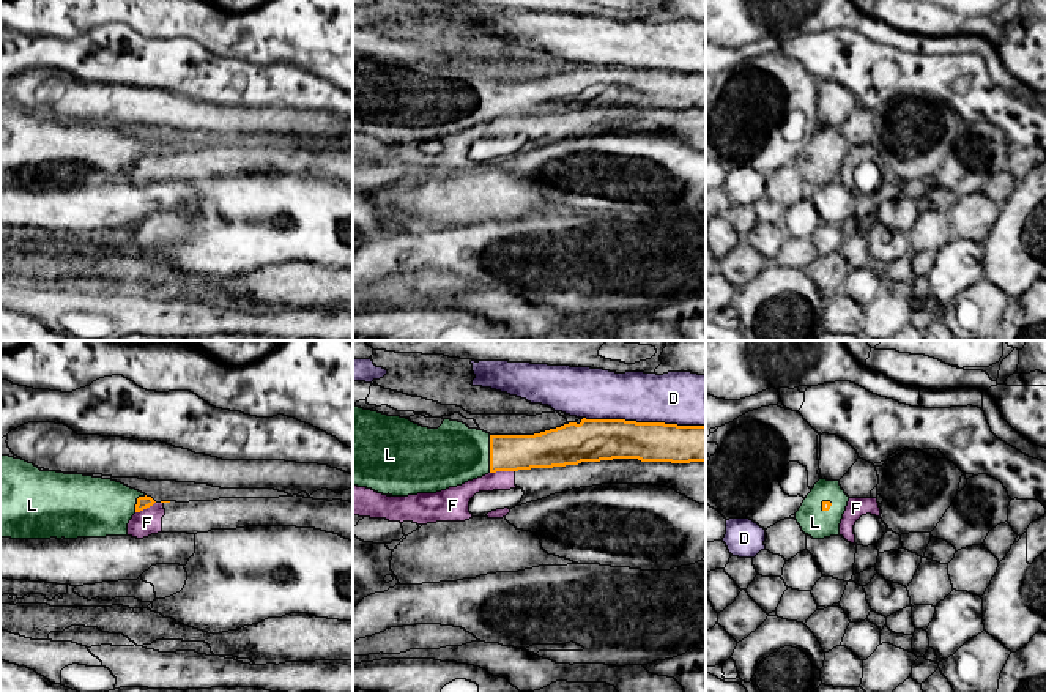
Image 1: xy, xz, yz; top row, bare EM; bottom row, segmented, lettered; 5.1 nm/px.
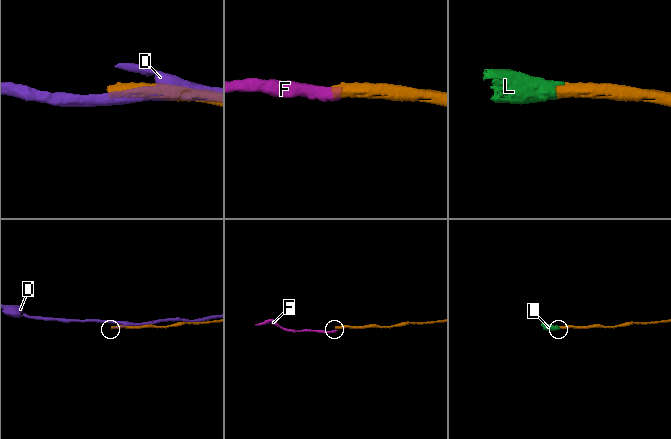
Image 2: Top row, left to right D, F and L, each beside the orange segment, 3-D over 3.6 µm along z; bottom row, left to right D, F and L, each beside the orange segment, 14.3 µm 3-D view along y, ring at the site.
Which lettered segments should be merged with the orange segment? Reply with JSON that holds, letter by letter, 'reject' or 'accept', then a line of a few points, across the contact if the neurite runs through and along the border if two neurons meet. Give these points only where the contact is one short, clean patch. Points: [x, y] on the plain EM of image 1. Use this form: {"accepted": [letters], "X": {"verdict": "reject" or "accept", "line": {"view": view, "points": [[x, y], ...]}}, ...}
{"accepted": ["L"], "D": {"verdict": "reject"}, "F": {"verdict": "reject", "line": {"view": "xz", "points": [[514, 117], [490, 120]]}}, "L": {"verdict": "accept", "line": {"view": "xz", "points": [[508, 100], [490, 101], [452, 101]]}}}

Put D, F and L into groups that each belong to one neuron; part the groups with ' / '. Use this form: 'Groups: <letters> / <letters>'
Groups: D / F / L

